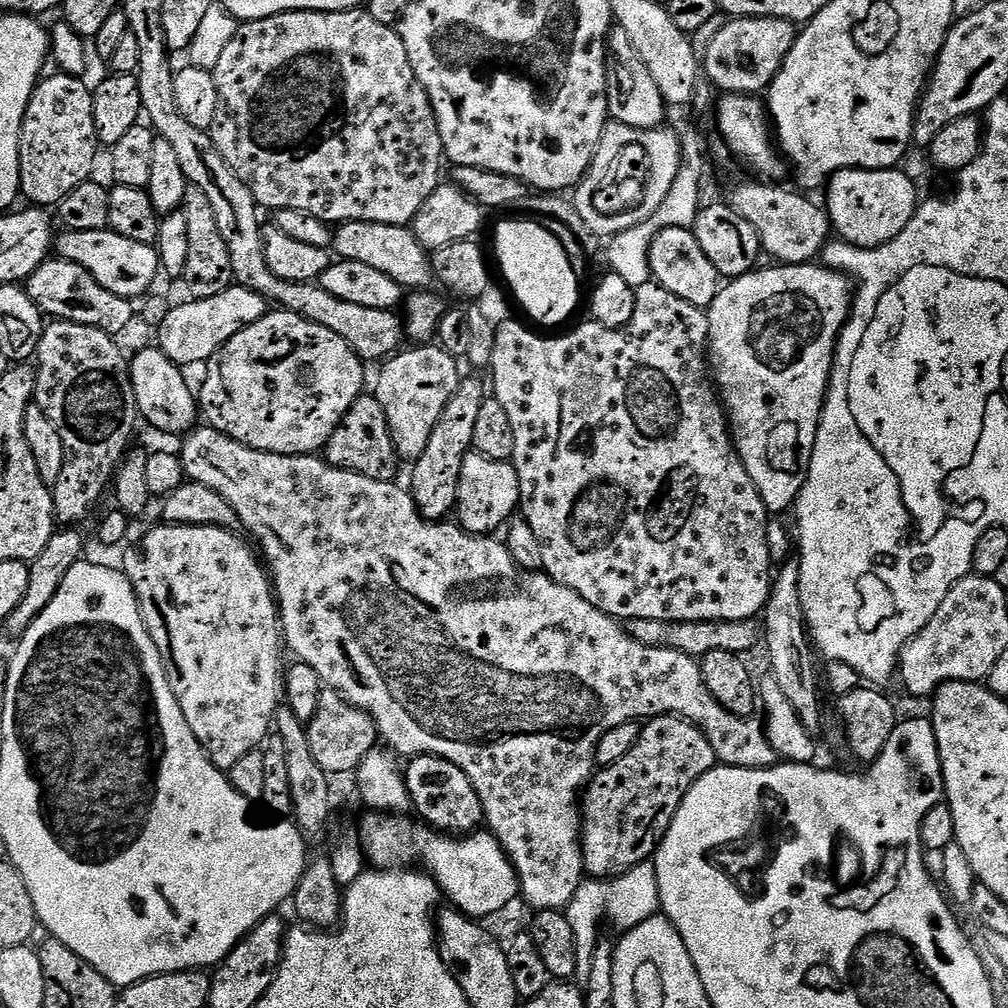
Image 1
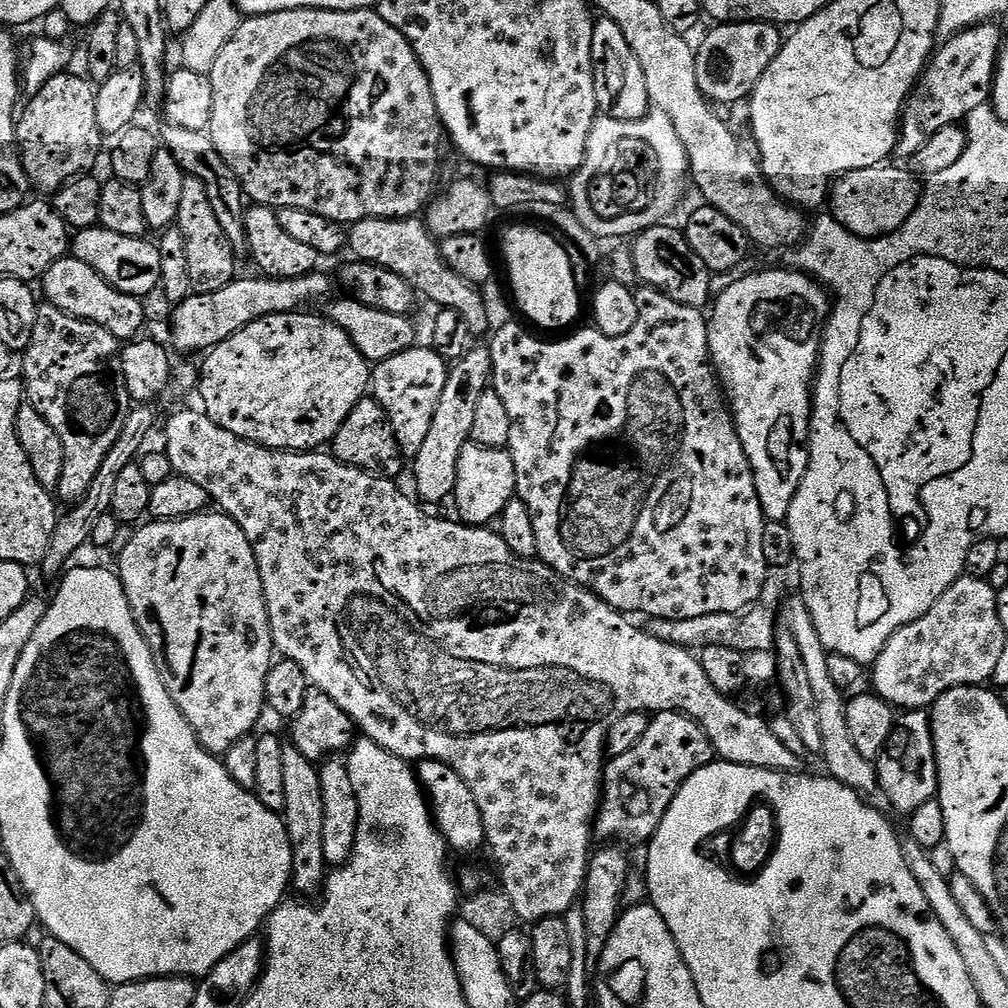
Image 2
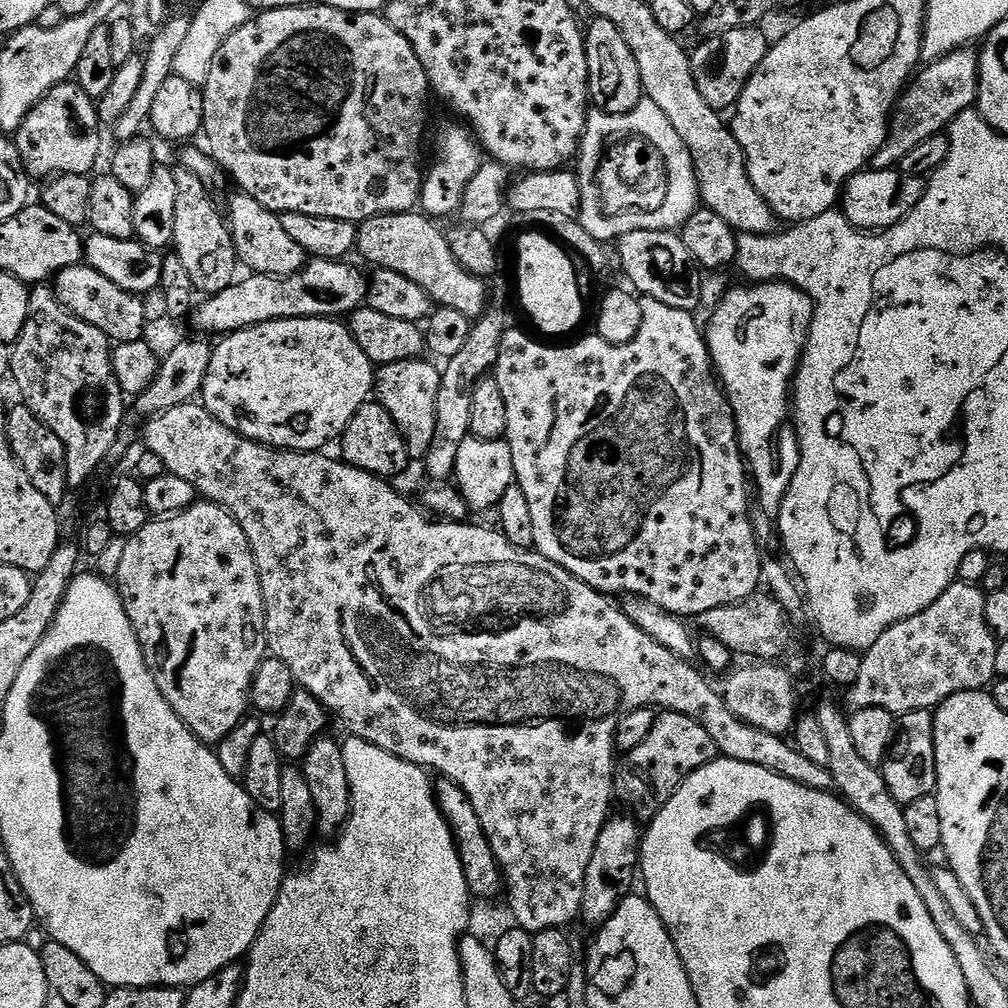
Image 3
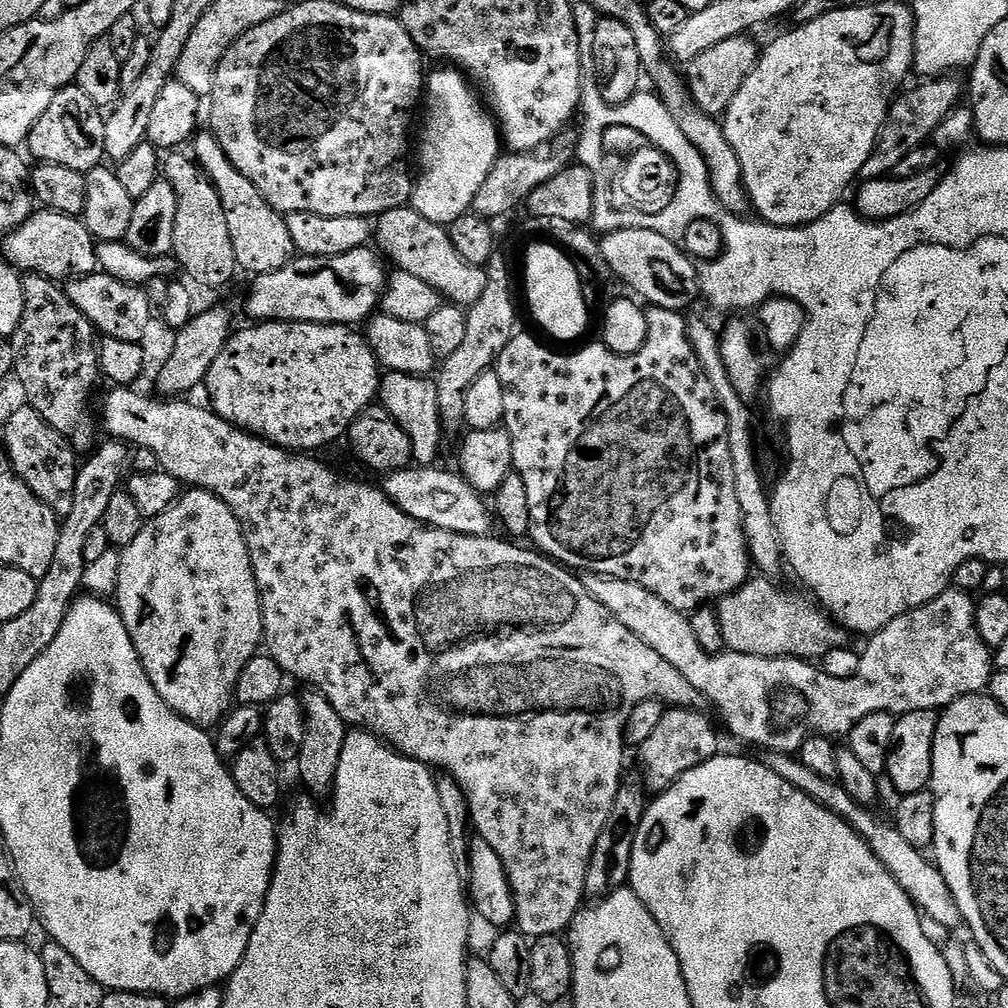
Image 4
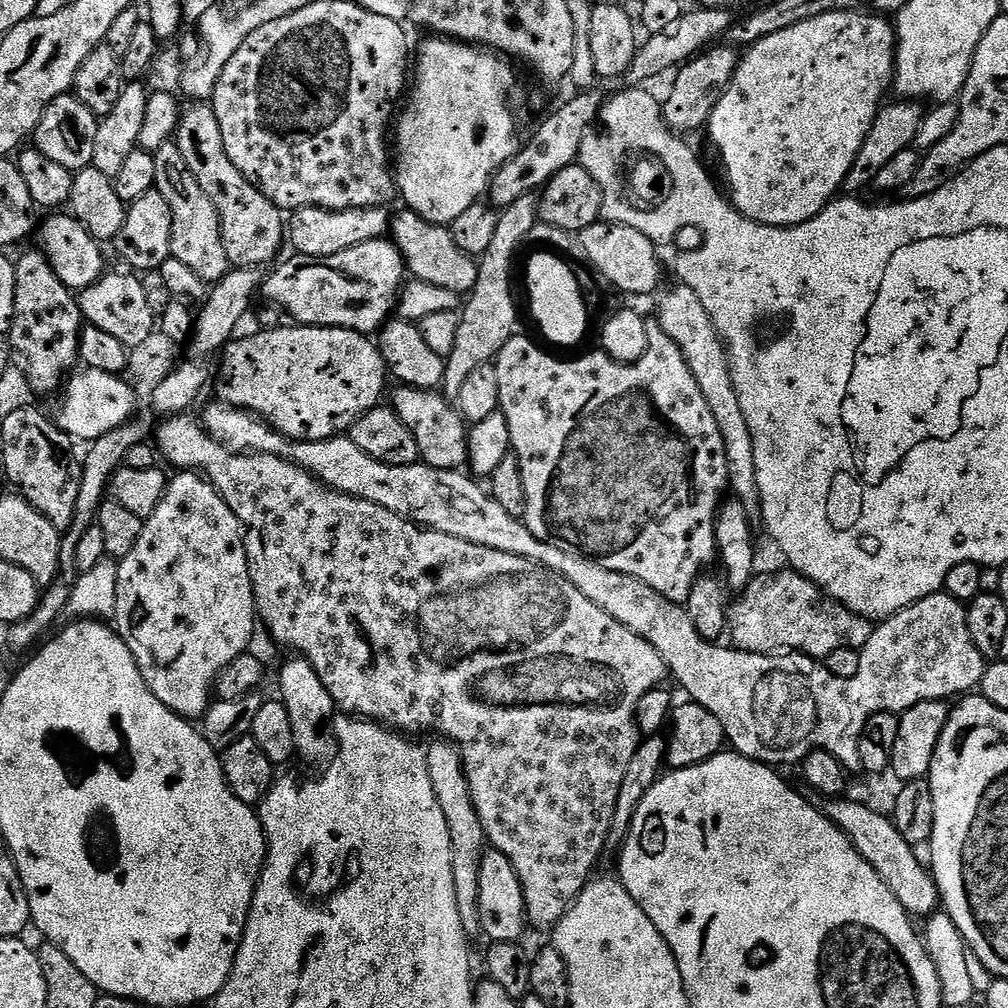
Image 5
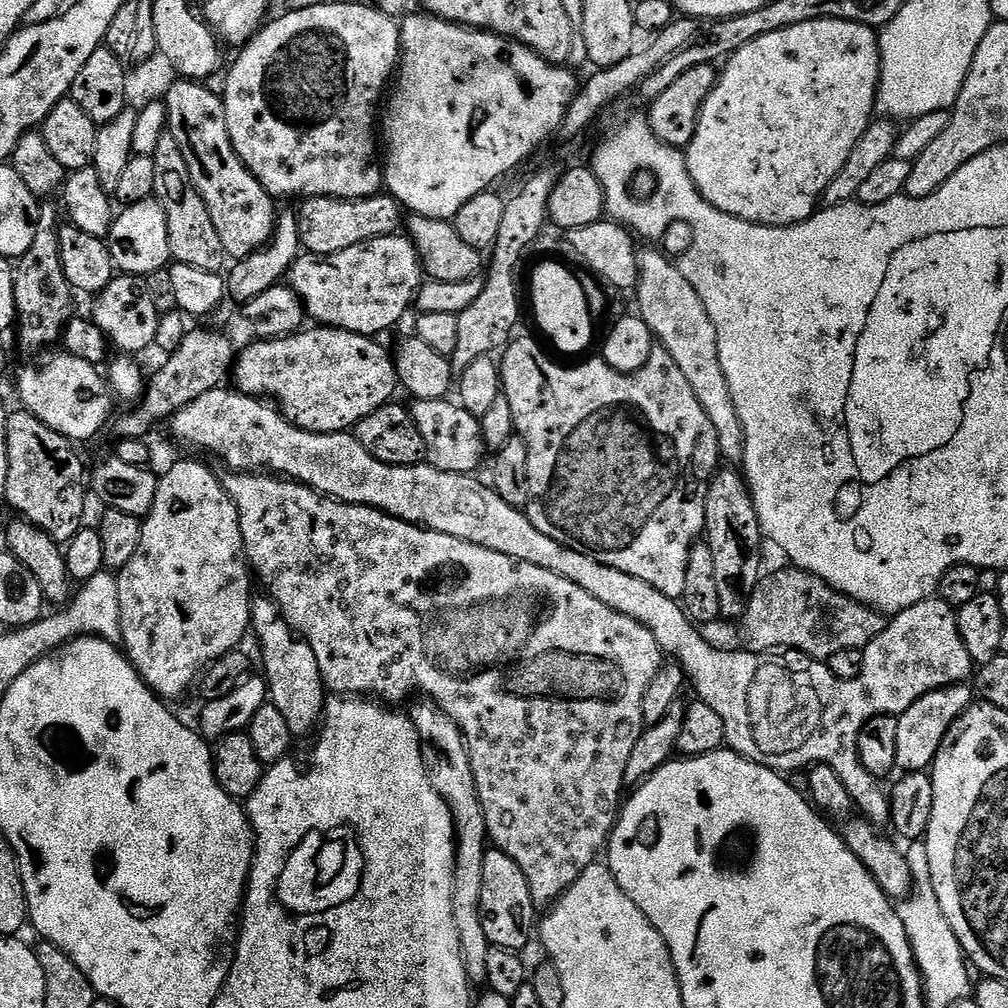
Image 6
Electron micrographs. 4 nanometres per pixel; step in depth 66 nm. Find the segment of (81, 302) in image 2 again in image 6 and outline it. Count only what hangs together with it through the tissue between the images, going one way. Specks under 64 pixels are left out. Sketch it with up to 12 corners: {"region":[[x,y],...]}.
{"region":[[113,275],[90,319],[113,349],[155,344],[162,316],[145,277]]}

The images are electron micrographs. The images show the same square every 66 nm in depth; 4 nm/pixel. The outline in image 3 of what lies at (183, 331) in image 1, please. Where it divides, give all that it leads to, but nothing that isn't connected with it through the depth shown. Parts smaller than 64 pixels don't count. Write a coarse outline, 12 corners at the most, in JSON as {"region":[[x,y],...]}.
{"region":[[309,259],[289,276],[248,274],[201,299],[197,333],[271,320],[344,318],[365,273]]}

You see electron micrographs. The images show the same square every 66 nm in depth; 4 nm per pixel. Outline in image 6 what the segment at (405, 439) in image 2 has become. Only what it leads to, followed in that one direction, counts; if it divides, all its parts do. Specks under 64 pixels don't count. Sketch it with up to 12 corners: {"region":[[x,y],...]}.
{"region":[[455,399],[412,400],[433,468],[472,474],[480,421]]}

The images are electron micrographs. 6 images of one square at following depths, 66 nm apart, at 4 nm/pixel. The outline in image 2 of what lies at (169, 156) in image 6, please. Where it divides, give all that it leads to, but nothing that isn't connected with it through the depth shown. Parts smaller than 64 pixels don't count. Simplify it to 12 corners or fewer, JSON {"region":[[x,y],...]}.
{"region":[[184,177],[175,227],[190,288],[214,294],[237,279],[238,253],[206,186]]}

